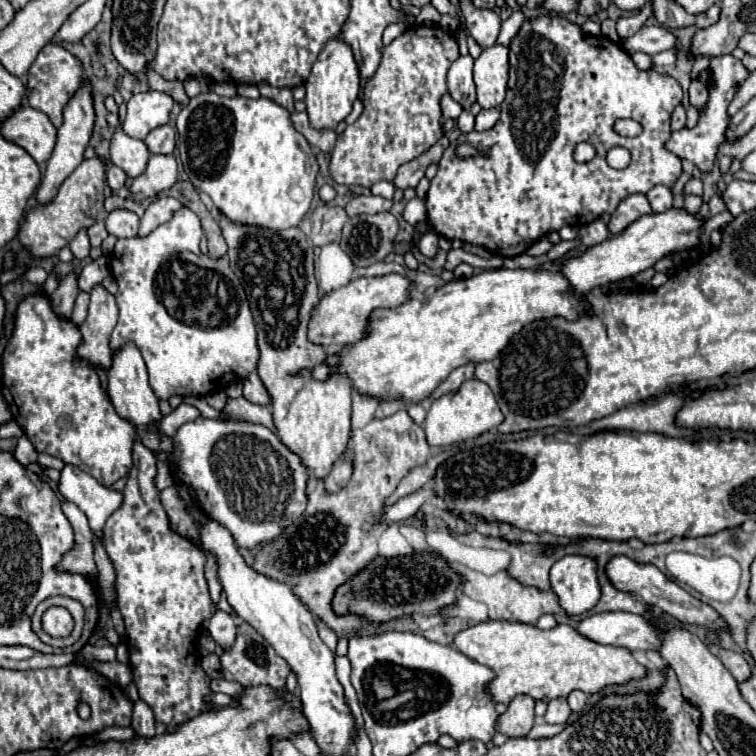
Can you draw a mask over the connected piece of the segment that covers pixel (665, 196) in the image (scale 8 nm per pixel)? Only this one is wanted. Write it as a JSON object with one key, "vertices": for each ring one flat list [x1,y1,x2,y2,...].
{"vertices":[[656,185,652,187,648,193,646,193,646,199,652,207,654,213,662,213,662,211,668,211,672,209,672,193,668,187,664,185]]}

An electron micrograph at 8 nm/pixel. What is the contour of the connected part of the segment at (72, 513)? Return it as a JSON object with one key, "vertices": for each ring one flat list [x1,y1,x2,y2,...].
{"vertices":[[62,501,62,511,64,515,68,517,68,521,72,523,74,527,74,535,76,535,76,549,70,551,60,567,62,569,68,569,68,571,76,571,76,573,84,573,92,579,98,577,96,573,96,565,94,565,94,559,92,559,92,531,90,531,90,525,88,525,88,519,84,517,84,513,72,505,70,501]]}

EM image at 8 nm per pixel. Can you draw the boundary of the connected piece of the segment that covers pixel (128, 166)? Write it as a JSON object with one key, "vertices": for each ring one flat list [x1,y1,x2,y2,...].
{"vertices":[[118,125,110,141,110,161,118,165,128,177,134,179,142,175,142,171,146,169,148,157,150,157,150,151,144,145,144,141,128,137]]}

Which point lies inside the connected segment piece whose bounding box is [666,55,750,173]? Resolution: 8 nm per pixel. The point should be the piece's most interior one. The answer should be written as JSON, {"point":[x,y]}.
{"point":[700,144]}

